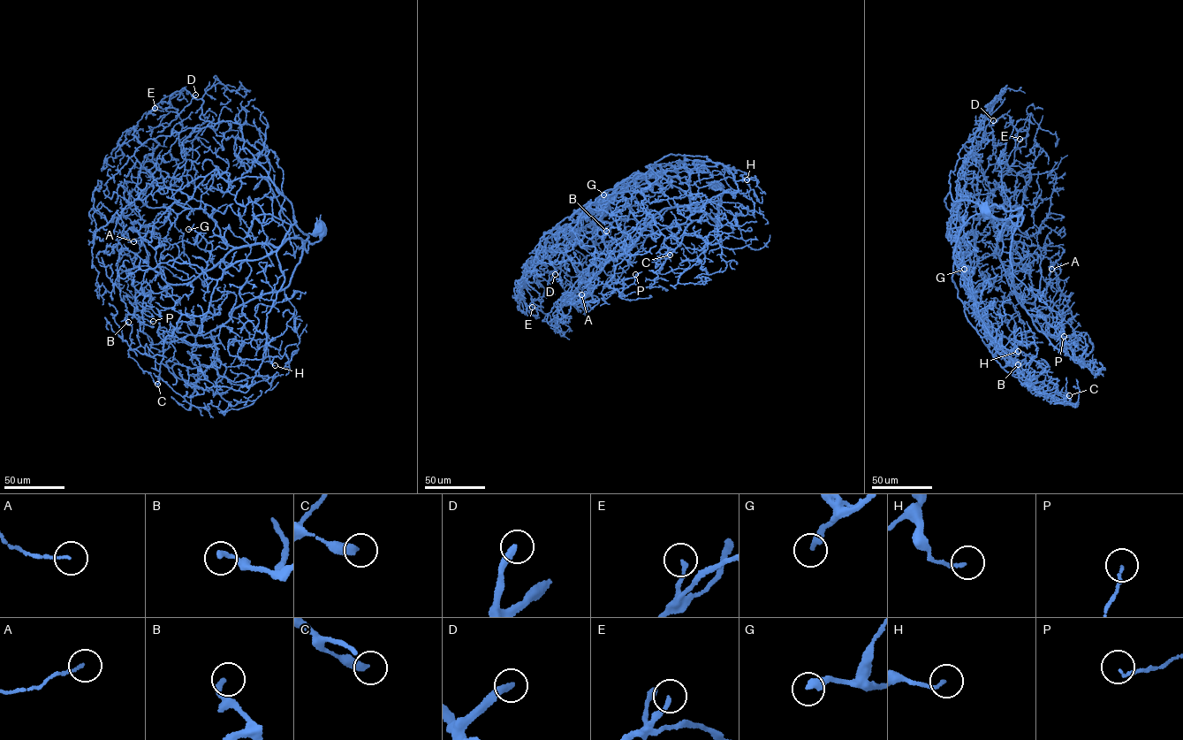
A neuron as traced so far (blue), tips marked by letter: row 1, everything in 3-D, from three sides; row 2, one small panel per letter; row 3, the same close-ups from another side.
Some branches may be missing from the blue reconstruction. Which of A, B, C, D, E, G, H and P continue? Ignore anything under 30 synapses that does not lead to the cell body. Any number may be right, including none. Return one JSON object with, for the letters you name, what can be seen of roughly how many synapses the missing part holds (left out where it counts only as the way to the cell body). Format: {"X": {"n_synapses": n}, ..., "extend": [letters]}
{"D": {"n_synapses": 80}, "extend": ["D"]}

